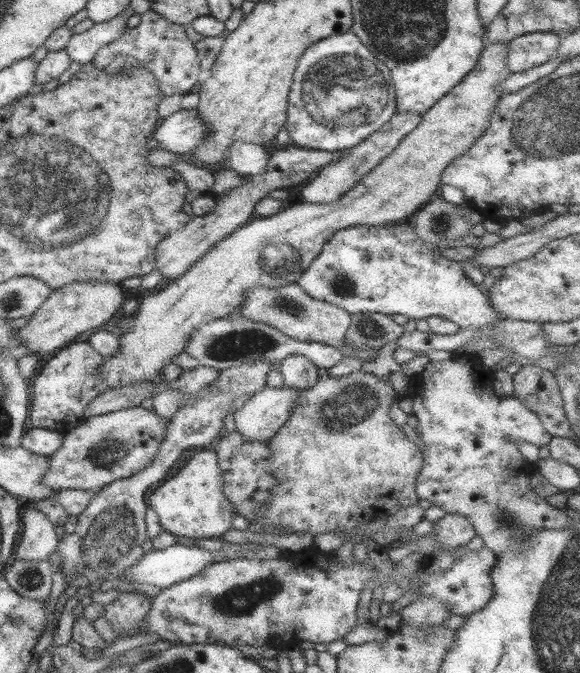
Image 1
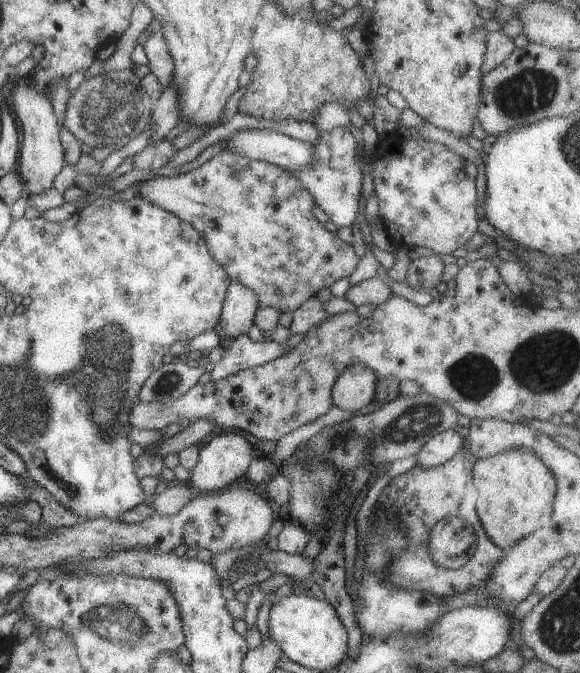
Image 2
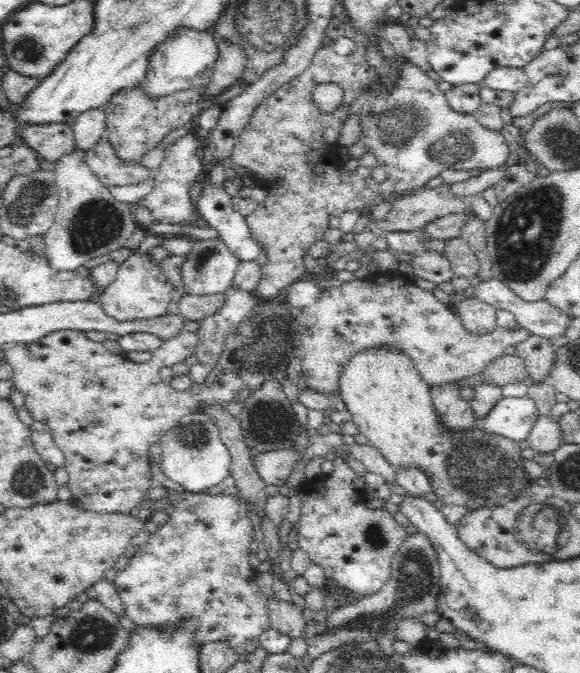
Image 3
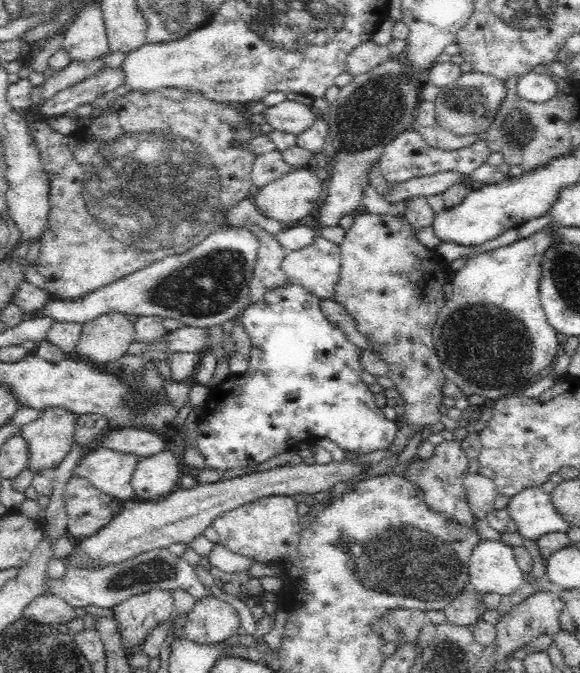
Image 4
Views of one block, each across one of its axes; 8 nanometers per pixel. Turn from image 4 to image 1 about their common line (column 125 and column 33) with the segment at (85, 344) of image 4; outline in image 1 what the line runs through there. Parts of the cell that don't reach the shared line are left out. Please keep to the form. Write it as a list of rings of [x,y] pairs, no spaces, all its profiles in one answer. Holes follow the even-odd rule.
[[[72,282],[72,284],[66,284],[58,290],[53,290],[46,301],[40,305],[40,309],[32,315],[32,319],[24,327],[18,329],[20,345],[26,346],[32,354],[38,356],[50,354],[58,348],[66,348],[84,332],[96,328],[96,326],[111,323],[112,316],[120,310],[120,307],[123,306],[122,303],[125,302],[121,287],[122,285],[118,282],[116,284],[110,284],[110,282]]]

